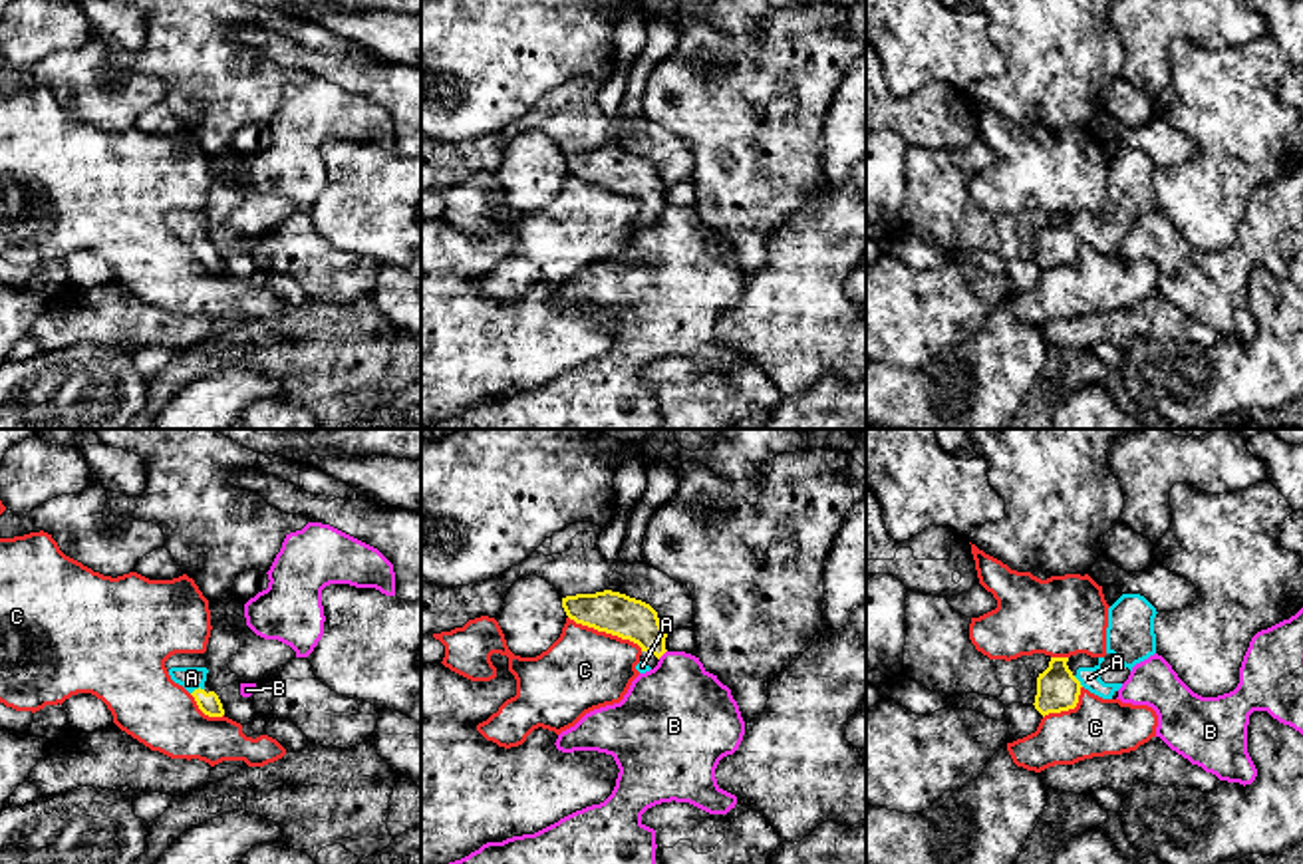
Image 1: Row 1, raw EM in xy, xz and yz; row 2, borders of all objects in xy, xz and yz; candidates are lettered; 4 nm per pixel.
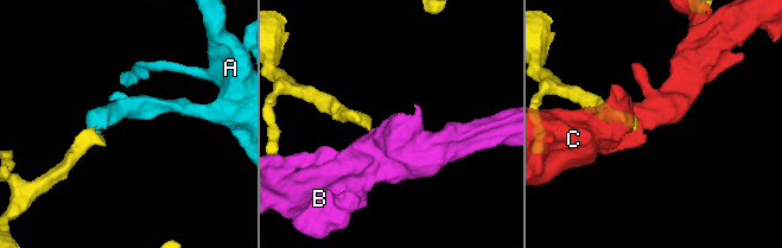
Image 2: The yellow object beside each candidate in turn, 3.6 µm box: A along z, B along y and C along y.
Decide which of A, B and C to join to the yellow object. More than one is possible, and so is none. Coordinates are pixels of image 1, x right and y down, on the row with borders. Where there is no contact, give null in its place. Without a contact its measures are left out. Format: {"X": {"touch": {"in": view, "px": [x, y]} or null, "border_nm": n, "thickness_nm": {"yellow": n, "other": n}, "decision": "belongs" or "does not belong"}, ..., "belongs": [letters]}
{"A": {"touch": {"in": "xy", "px": [199, 688]}, "border_nm": 60, "thickness_nm": {"yellow": 90, "other": 100}, "decision": "belongs"}, "B": {"touch": {"in": "xz", "px": [662, 654]}, "border_nm": 50, "thickness_nm": {"yellow": 170, "other": 420}, "decision": "does not belong"}, "C": {"touch": {"in": "xz", "px": [606, 632]}, "border_nm": 340, "thickness_nm": {"yellow": 170, "other": 320}, "decision": "does not belong"}, "belongs": ["A"]}

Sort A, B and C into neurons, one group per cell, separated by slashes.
A / B / C

